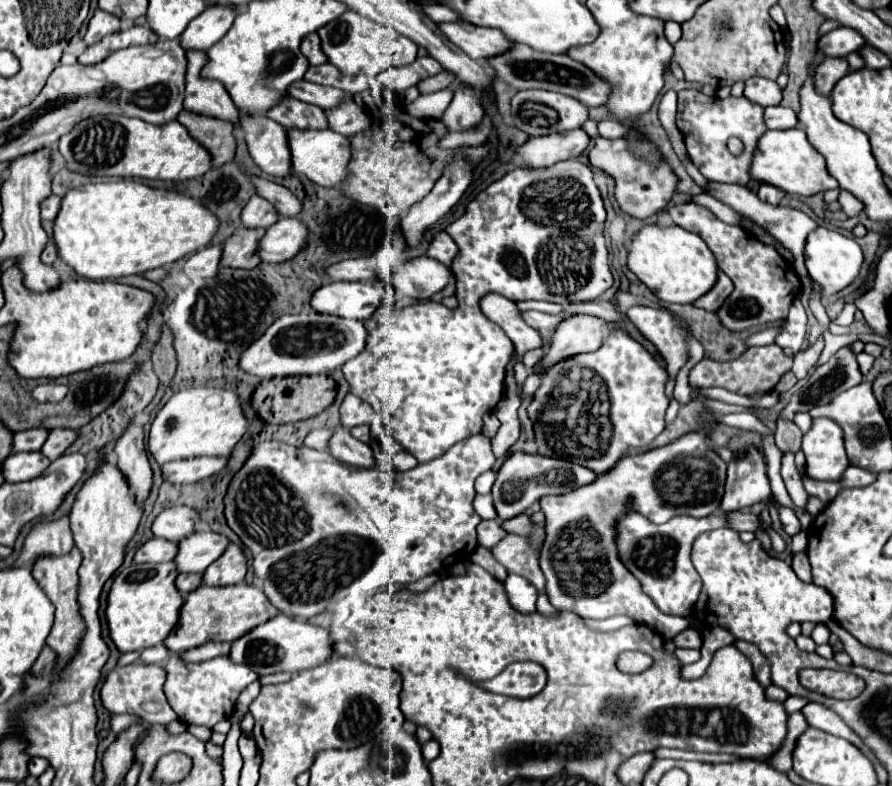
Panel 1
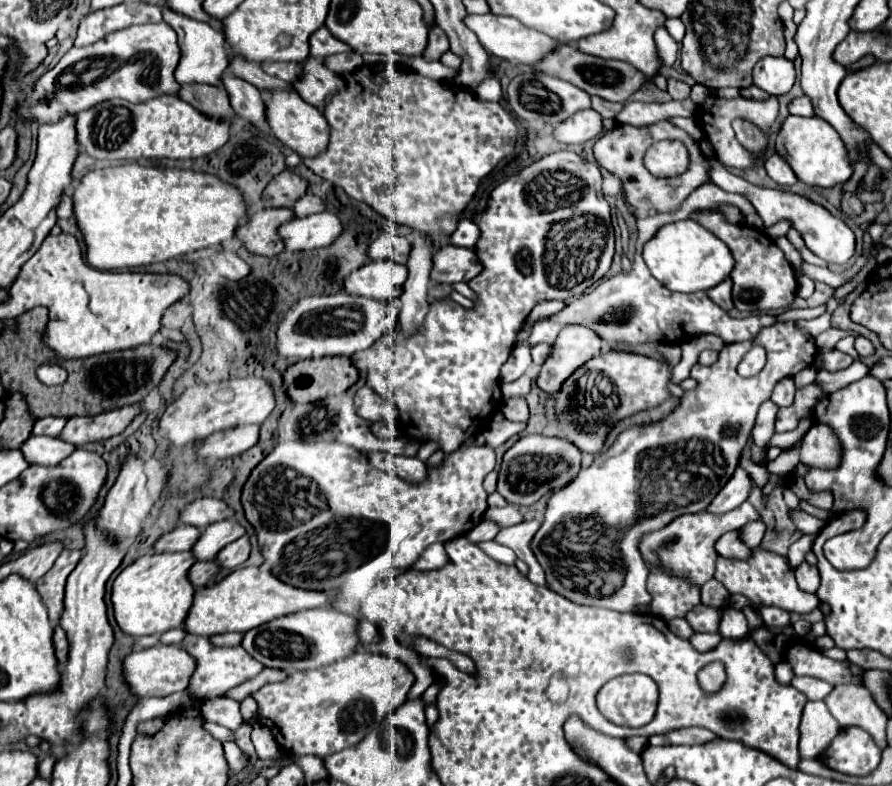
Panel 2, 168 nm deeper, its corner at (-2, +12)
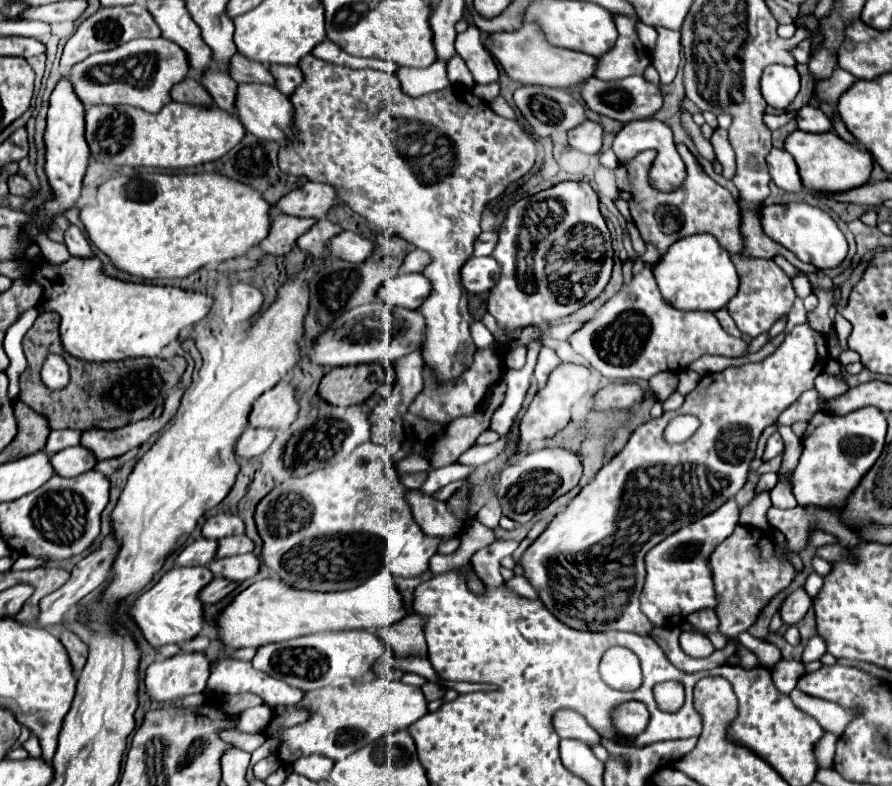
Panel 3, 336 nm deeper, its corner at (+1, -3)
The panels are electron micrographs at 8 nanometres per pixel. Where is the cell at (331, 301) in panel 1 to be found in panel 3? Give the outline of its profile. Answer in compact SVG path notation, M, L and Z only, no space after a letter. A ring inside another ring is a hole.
M399 274L393 280L385 282L377 296L391 306L417 310L419 304L427 298L431 286L427 284L427 278L421 274Z

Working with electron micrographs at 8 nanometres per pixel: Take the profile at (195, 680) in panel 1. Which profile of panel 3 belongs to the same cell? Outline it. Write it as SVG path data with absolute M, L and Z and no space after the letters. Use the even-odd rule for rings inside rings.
M219 658L211 662L211 676L207 680L211 692L221 694L241 694L253 692L263 698L267 706L277 704L297 704L303 698L303 692L291 688L283 680L275 680L265 672L255 670L249 662Z

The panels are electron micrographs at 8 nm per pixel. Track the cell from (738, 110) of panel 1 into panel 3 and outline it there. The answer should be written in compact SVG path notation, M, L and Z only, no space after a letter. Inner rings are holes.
M723 128L715 129L709 141L713 144L716 159L722 166L723 178L733 180L733 176L735 176L735 156L733 156L733 148L731 148L728 139L728 131L723 130Z

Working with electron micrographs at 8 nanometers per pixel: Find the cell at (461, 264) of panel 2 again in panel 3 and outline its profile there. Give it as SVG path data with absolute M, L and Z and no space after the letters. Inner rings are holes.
M469 258L461 268L461 286L469 294L489 292L499 278L499 264L493 258Z

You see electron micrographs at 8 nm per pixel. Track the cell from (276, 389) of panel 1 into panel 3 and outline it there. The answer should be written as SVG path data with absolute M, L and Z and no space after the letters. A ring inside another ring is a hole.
M357 364L329 370L317 384L317 396L333 406L351 406L367 400L383 382L389 380L389 372L381 364Z

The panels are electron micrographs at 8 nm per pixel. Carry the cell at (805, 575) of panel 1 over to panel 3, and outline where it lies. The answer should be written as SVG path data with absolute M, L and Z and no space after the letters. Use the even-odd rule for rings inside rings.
M797 588L785 598L781 606L781 618L785 624L795 624L807 614L809 608L811 608L811 596L805 592L805 588Z

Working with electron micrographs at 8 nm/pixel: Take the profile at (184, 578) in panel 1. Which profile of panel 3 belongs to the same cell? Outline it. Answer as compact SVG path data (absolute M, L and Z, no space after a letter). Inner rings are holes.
M213 578L209 584L205 584L201 590L199 590L199 600L203 604L215 604L219 602L221 598L225 598L229 592L235 590L235 582L229 582L225 578Z

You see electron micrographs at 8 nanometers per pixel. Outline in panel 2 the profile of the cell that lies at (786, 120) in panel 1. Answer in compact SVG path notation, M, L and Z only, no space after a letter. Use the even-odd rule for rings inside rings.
M804 95L804 97L798 97L790 103L790 113L792 115L802 115L802 117L812 117L814 115L814 107L812 107L812 101Z

